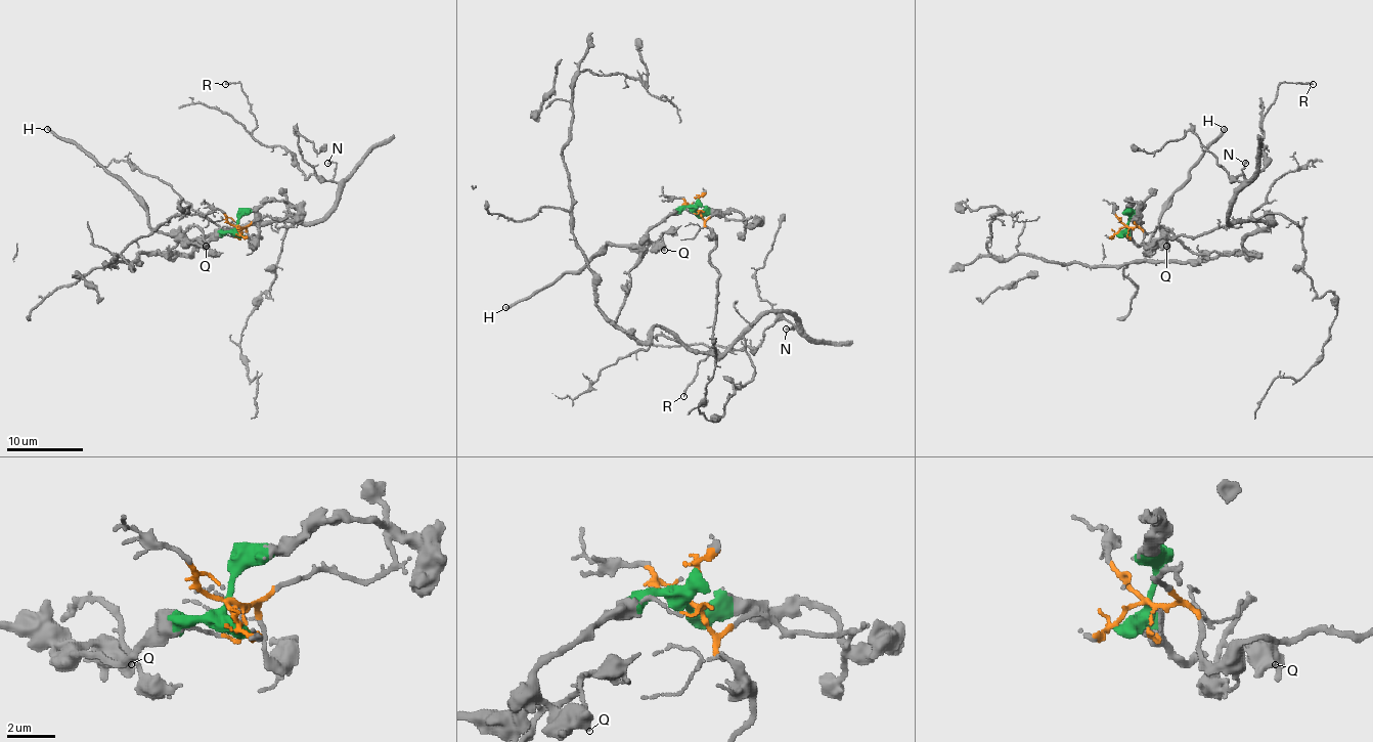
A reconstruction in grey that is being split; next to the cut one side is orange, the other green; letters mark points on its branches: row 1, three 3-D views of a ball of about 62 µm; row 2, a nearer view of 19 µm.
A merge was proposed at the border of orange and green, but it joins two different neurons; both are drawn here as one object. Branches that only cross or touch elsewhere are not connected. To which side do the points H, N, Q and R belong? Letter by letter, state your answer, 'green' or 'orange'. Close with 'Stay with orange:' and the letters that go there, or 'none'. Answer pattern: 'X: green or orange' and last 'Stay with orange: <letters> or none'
H: green
N: orange
Q: green
R: orange
Stay with orange: N, R

